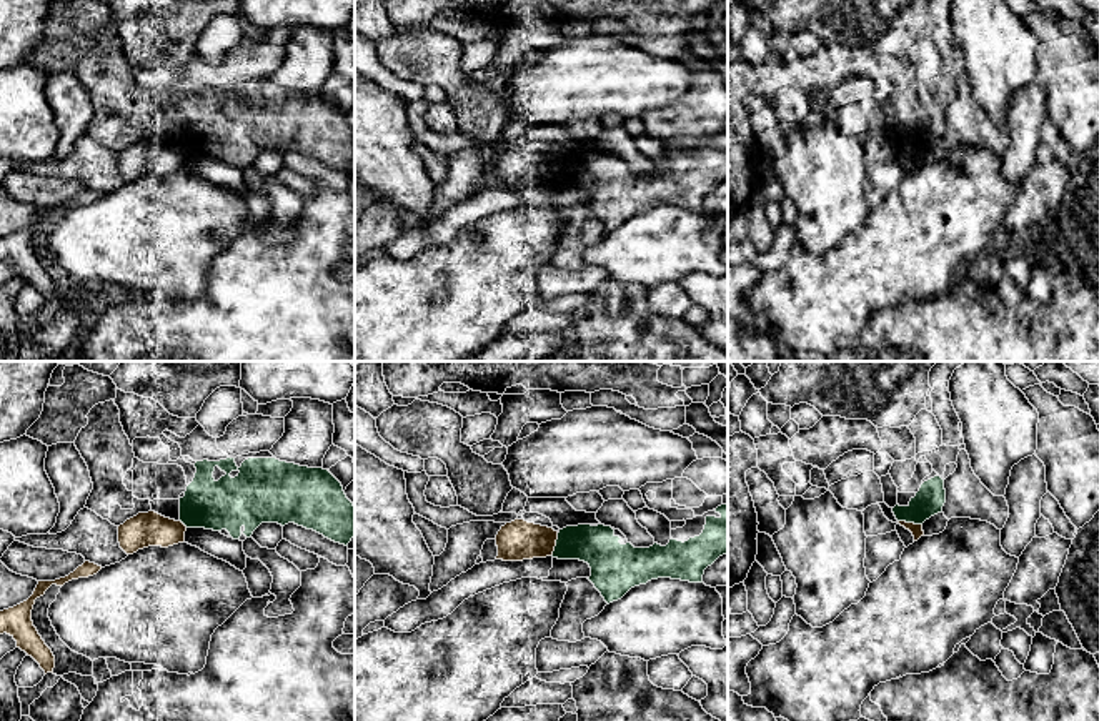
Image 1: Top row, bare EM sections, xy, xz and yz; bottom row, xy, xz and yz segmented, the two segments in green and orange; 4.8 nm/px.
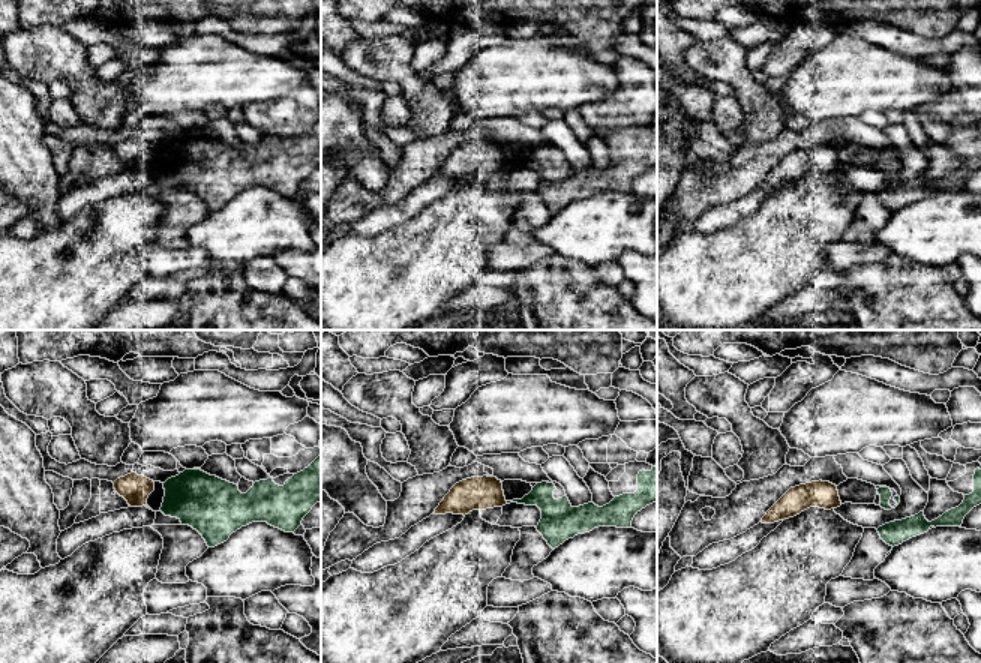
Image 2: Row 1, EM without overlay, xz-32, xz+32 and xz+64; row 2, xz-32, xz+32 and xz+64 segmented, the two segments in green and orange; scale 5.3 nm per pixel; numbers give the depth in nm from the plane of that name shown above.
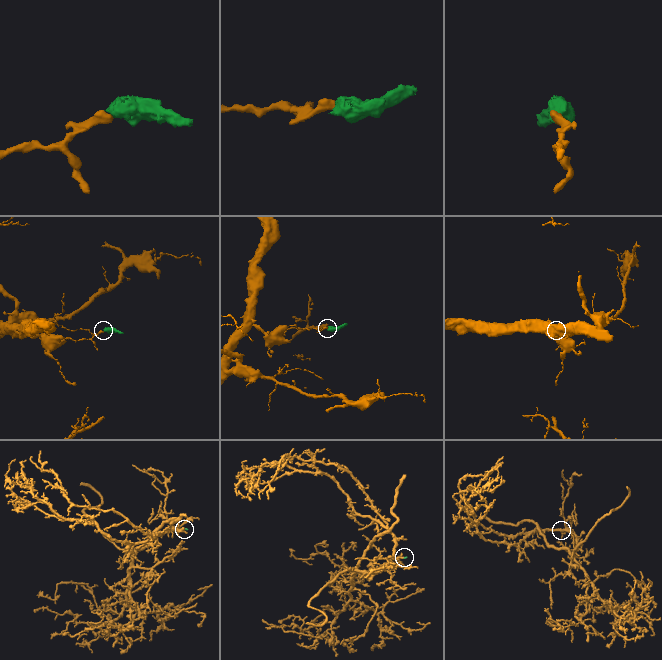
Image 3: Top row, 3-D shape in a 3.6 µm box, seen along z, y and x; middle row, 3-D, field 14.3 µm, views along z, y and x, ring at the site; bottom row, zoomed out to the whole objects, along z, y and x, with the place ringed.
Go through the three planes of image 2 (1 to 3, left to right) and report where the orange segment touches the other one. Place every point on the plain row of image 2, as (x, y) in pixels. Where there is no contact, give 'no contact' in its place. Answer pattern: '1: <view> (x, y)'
1: no contact
2: no contact
3: no contact

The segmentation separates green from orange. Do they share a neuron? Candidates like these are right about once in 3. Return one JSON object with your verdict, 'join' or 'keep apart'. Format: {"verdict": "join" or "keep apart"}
{"verdict": "keep apart"}

